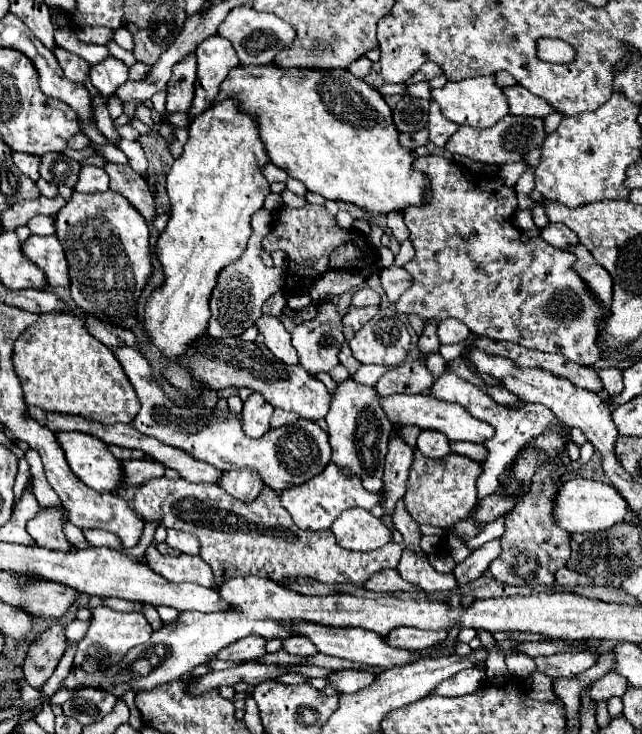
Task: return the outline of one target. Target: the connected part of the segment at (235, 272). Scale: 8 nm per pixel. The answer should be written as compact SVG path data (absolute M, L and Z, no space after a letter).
M260 209L252 217L252 235L248 239L248 247L244 249L238 261L228 265L228 269L222 269L220 279L216 281L216 289L210 297L212 315L208 321L208 333L216 339L240 337L248 327L256 325L256 321L262 317L262 305L266 303L266 299L284 287L284 271L276 267L266 267L260 257L262 239L268 235L268 229L272 229L272 213Z

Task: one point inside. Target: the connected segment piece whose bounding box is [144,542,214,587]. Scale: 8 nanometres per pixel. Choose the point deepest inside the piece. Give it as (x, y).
(191, 568)

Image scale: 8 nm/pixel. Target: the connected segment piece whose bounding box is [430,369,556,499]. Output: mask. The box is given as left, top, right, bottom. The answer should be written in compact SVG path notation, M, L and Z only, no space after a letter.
M446 369L444 375L432 385L430 395L450 401L450 403L458 403L462 405L472 417L490 423L496 429L496 435L492 437L492 441L486 441L486 449L488 449L488 457L484 461L484 471L482 477L478 479L478 499L482 499L484 495L490 495L494 487L498 487L498 479L500 475L506 471L506 467L514 461L516 453L534 437L538 437L544 429L548 429L550 425L556 425L556 417L552 417L552 413L548 413L548 409L544 409L542 405L524 405L524 407L506 407L496 403L488 393L484 393L480 387L472 385L470 381L458 377L454 371Z

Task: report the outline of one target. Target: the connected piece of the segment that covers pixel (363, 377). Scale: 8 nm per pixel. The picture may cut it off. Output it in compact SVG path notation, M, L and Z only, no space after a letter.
M364 365L360 367L352 379L356 379L358 383L364 383L364 385L370 385L374 387L378 383L378 379L388 371L388 365Z

